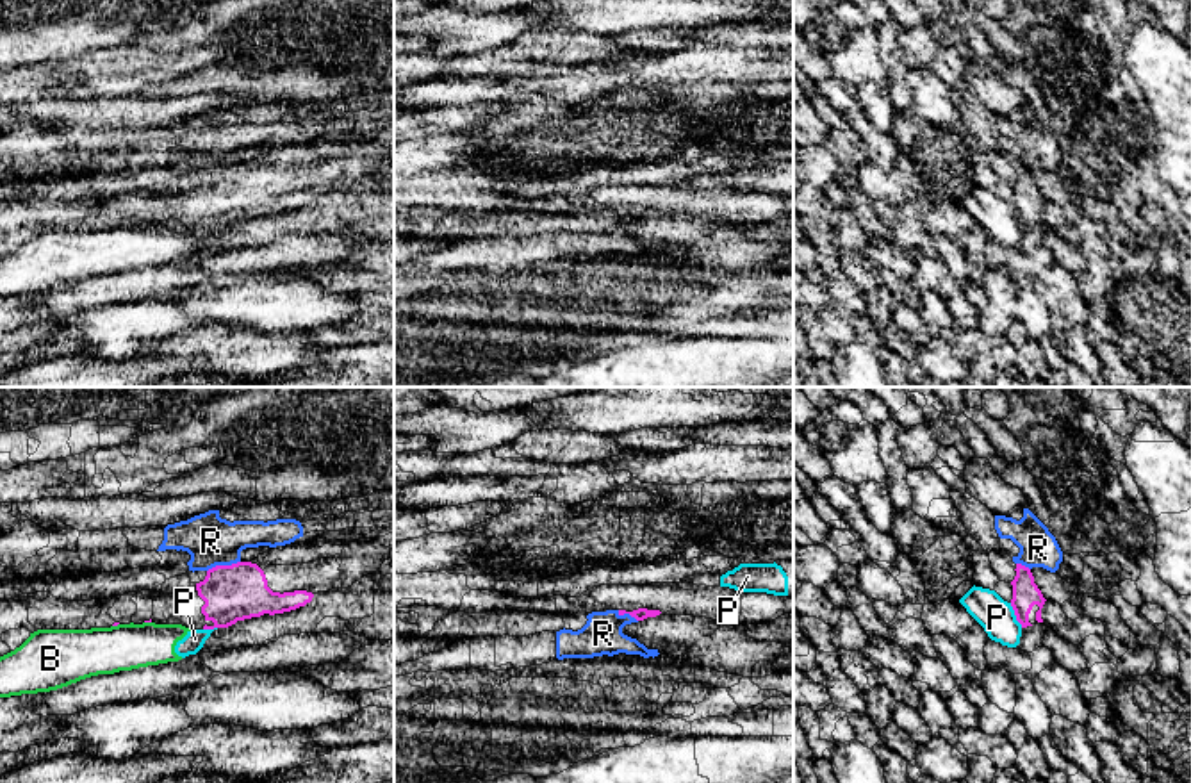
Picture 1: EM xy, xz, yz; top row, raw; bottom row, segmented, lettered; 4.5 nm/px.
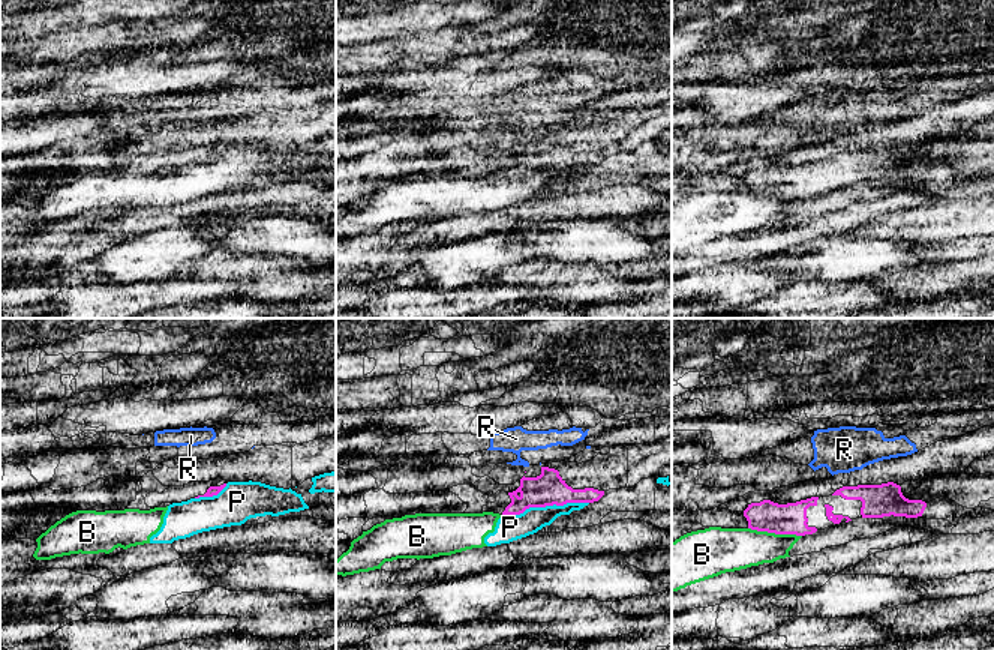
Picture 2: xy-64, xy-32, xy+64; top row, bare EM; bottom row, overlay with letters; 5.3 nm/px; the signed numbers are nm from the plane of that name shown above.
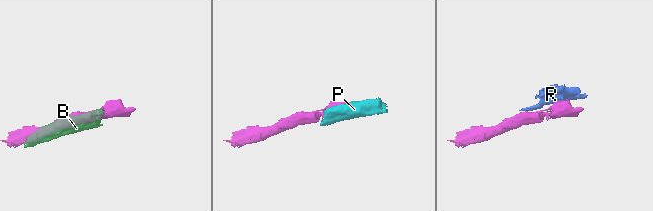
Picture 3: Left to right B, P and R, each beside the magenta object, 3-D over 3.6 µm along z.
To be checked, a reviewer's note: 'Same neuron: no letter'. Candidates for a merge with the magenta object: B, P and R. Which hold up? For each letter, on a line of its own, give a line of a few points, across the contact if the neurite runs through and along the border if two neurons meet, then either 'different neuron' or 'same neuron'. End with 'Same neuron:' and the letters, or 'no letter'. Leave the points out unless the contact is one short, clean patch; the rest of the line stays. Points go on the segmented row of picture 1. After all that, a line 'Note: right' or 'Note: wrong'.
B: line xy (145, 621), (150, 623); different neuron
P: different neuron
R: line xy (239, 560), (229, 566), (213, 566), (207, 571); different neuron
Same neuron: no letter
Note: right

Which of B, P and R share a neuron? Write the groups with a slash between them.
B P / R

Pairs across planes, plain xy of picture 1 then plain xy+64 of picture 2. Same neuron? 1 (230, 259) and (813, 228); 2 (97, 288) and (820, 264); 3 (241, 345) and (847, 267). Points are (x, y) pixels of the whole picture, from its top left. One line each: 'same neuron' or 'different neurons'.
1: same neuron
2: different neurons
3: different neurons

